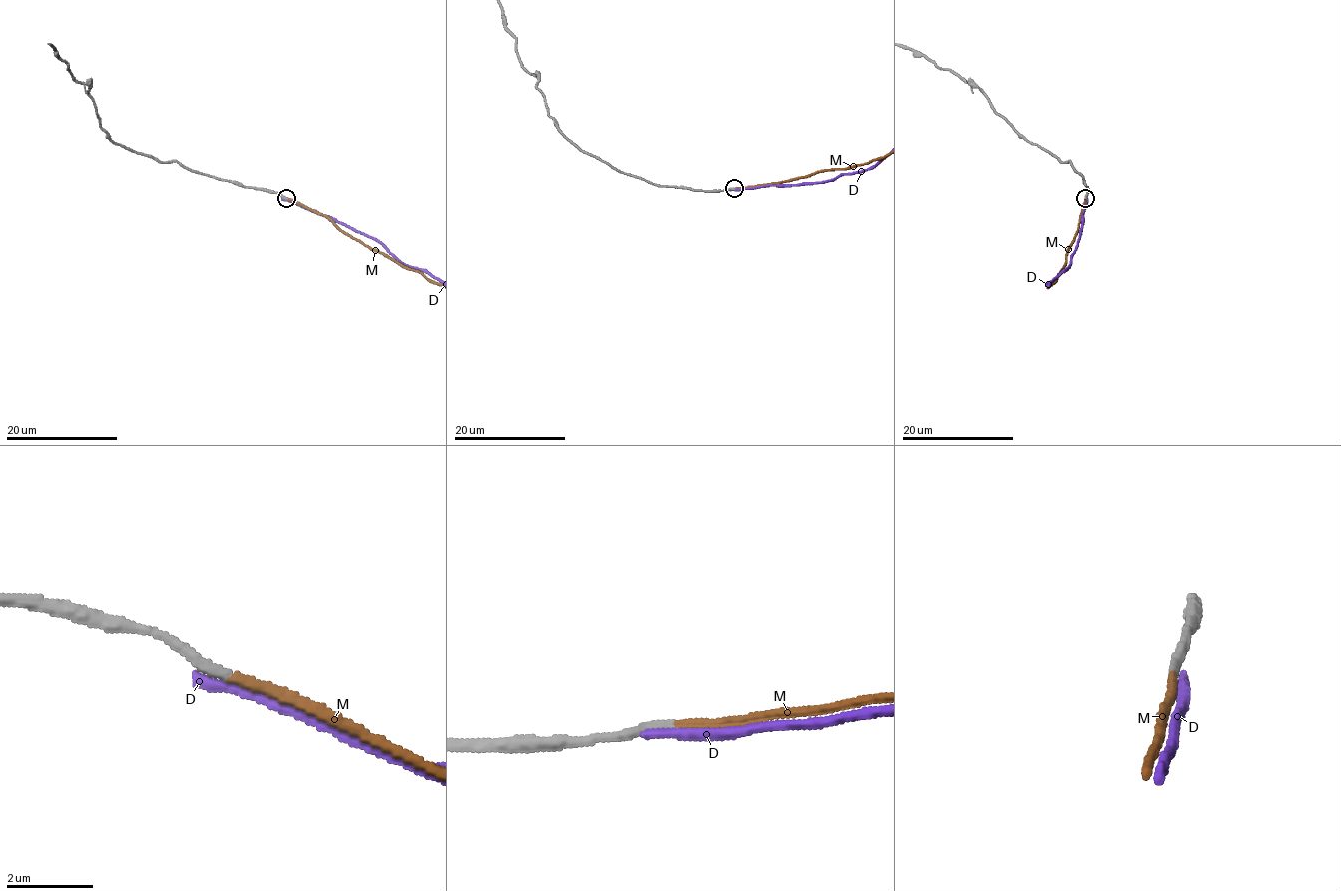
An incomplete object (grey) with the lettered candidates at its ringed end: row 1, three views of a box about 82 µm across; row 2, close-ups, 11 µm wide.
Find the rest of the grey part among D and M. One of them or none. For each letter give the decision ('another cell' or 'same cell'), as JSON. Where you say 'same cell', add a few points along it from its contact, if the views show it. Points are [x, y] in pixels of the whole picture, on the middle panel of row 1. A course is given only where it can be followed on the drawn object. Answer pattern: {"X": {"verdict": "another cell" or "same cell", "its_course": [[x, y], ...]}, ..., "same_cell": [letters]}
{"D": {"verdict": "another cell"}, "M": {"verdict": "same cell"}, "same_cell": ["M"]}

